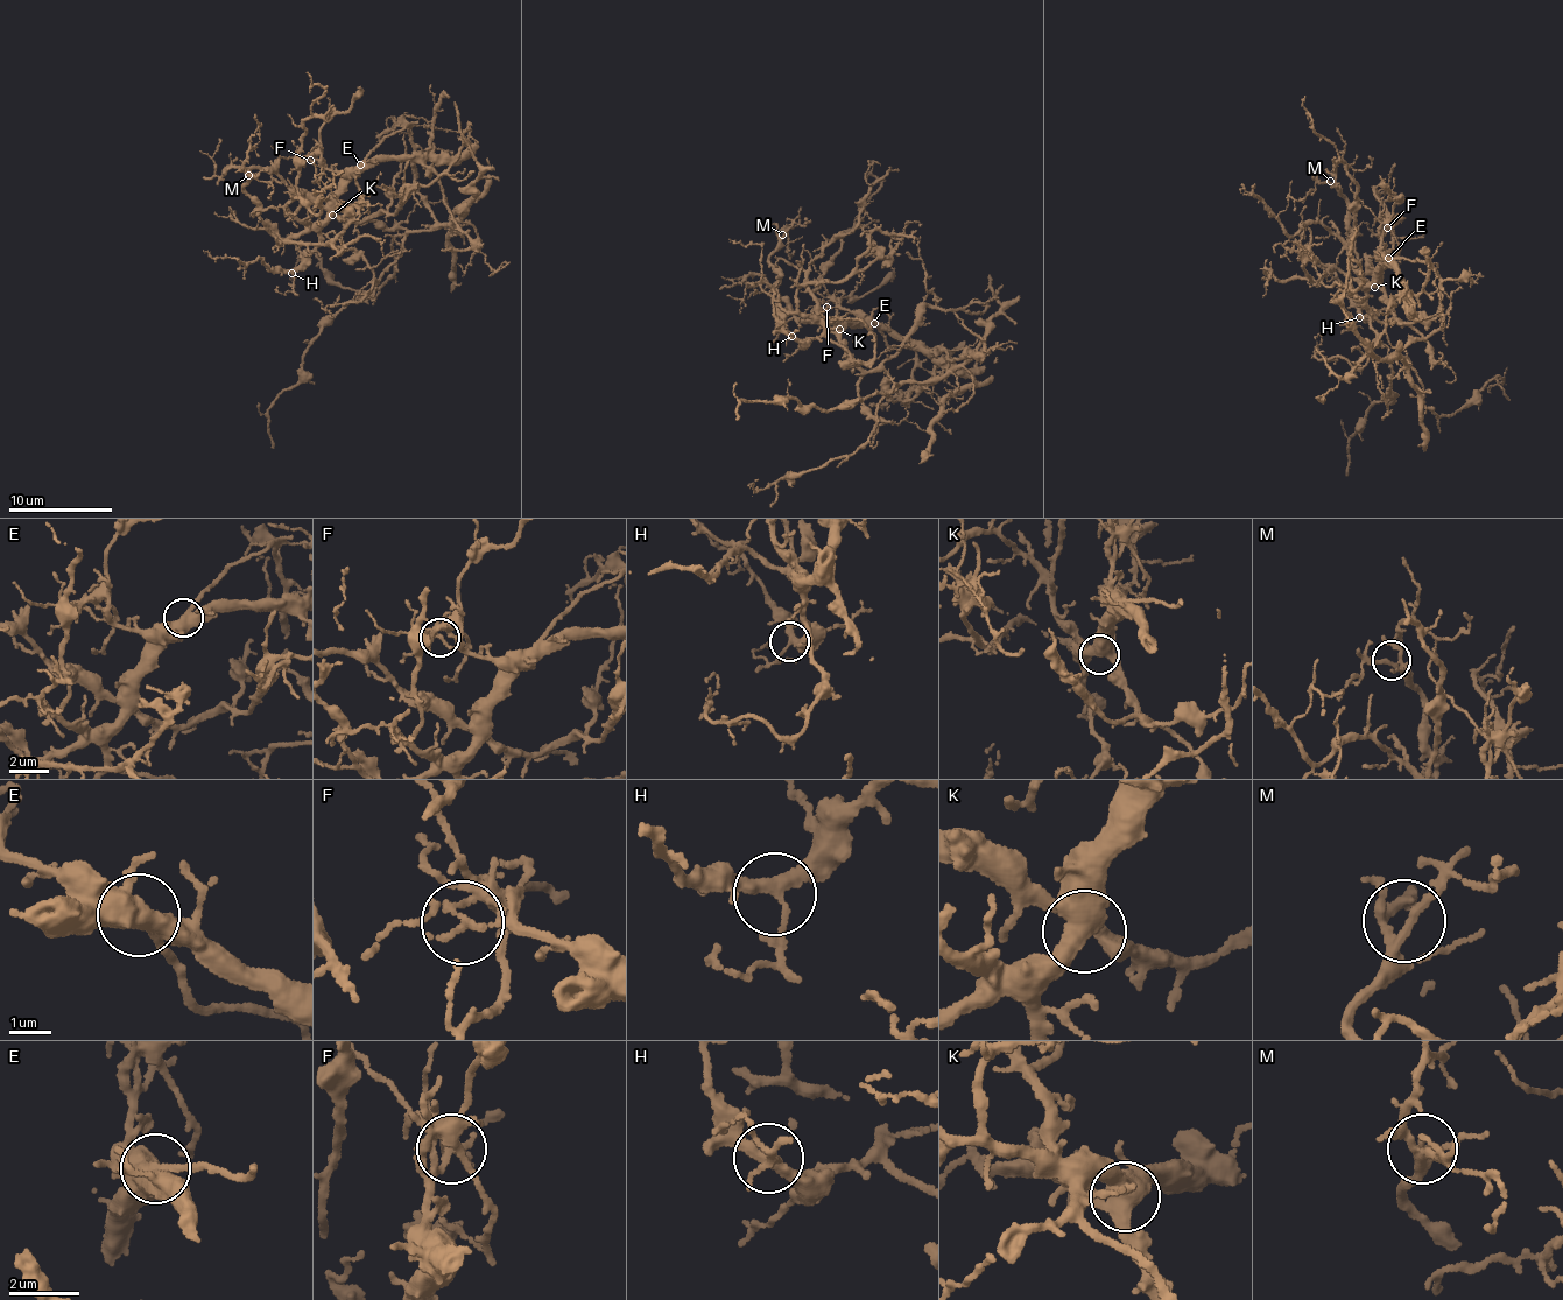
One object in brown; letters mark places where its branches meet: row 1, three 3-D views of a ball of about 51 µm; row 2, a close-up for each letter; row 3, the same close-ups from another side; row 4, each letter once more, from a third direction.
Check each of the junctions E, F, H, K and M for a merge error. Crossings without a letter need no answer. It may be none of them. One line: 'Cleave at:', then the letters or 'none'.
Cleave at: E, F

